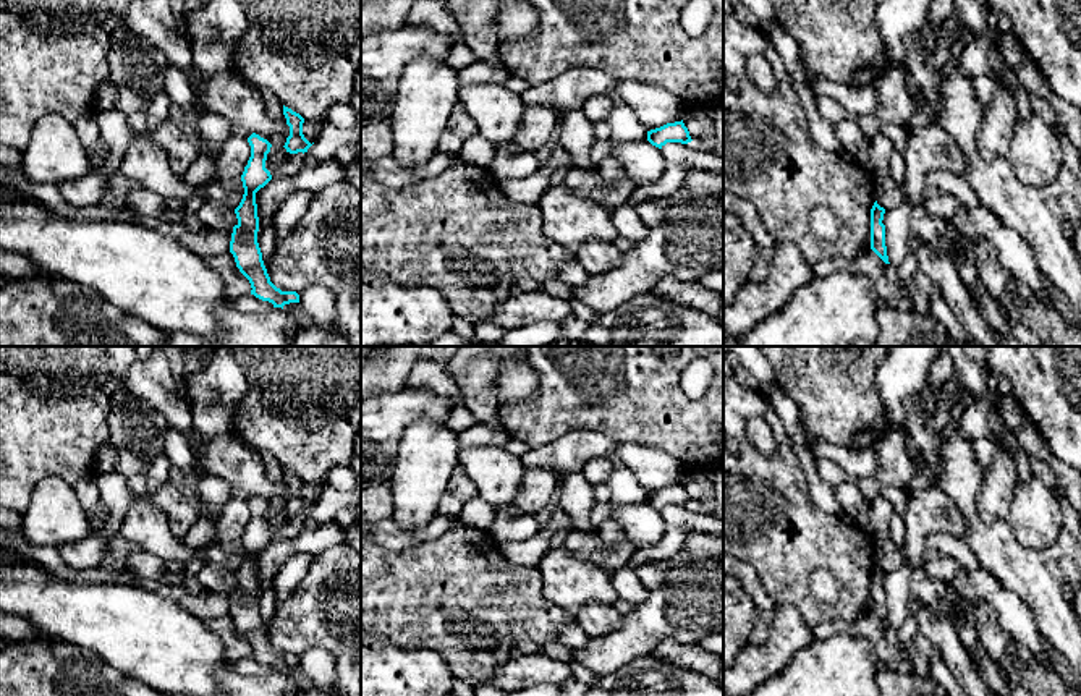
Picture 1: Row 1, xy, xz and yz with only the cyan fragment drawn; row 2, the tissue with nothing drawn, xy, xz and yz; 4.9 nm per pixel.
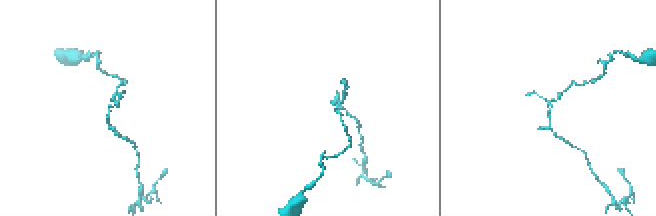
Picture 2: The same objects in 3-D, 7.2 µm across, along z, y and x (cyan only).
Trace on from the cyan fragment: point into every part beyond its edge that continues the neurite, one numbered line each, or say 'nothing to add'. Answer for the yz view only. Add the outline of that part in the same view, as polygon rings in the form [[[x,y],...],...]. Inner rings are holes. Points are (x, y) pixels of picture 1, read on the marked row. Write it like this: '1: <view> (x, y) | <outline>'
nothing to add

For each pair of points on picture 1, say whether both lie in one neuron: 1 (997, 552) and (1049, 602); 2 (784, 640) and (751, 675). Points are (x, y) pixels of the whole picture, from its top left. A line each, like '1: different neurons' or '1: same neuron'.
1: same neuron
2: same neuron

